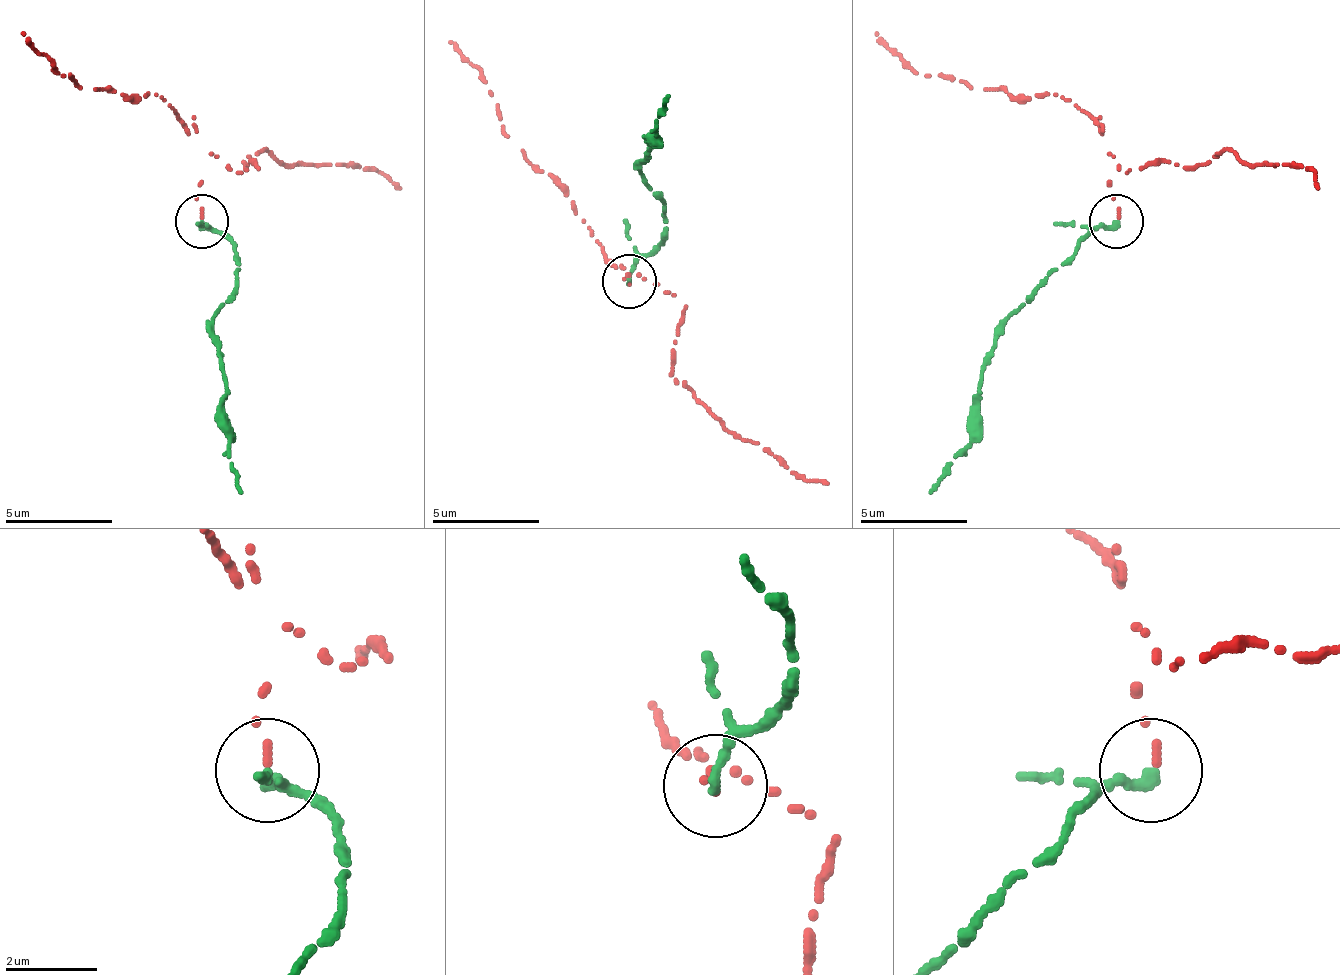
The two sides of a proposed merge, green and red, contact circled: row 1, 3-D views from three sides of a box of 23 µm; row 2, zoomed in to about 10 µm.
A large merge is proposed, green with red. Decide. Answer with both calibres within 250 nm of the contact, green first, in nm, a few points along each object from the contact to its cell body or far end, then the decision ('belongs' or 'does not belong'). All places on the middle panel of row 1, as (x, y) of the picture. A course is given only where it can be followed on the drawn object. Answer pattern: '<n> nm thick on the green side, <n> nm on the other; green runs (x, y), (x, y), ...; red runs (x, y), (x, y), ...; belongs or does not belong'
260 nm thick on the green side, 110 nm on the other; green runs (630, 280), (641, 258), (663, 242), (663, 199), (641, 172), (668, 97); red runs (630, 285), (625, 275), (641, 280), (593, 237), (550, 178), (501, 129), (485, 76), (447, 43); does not belong

